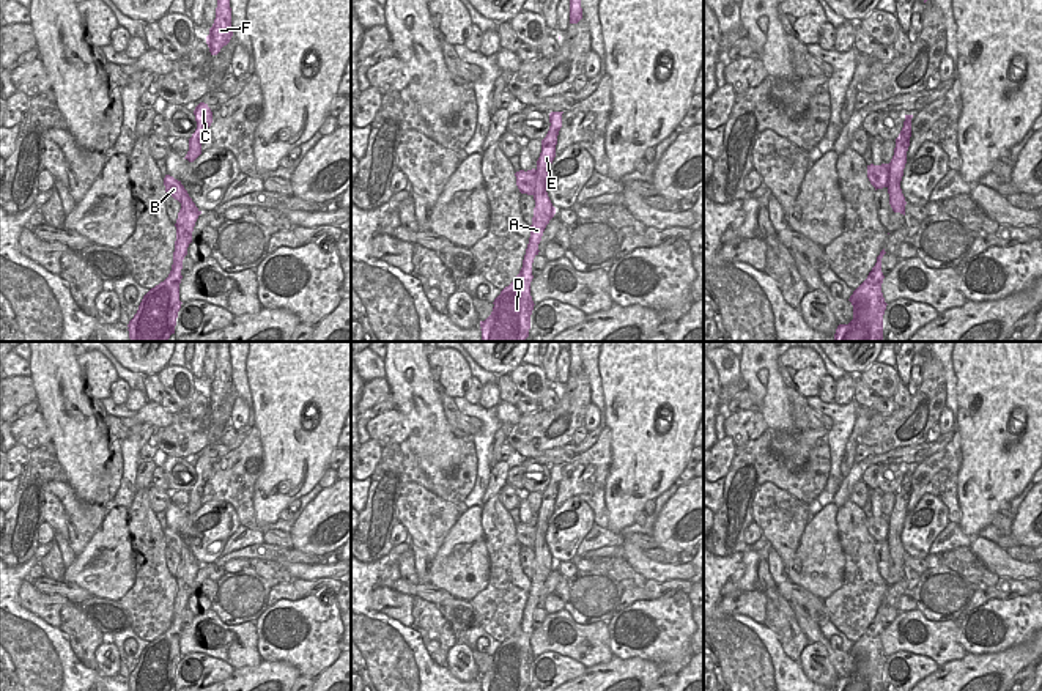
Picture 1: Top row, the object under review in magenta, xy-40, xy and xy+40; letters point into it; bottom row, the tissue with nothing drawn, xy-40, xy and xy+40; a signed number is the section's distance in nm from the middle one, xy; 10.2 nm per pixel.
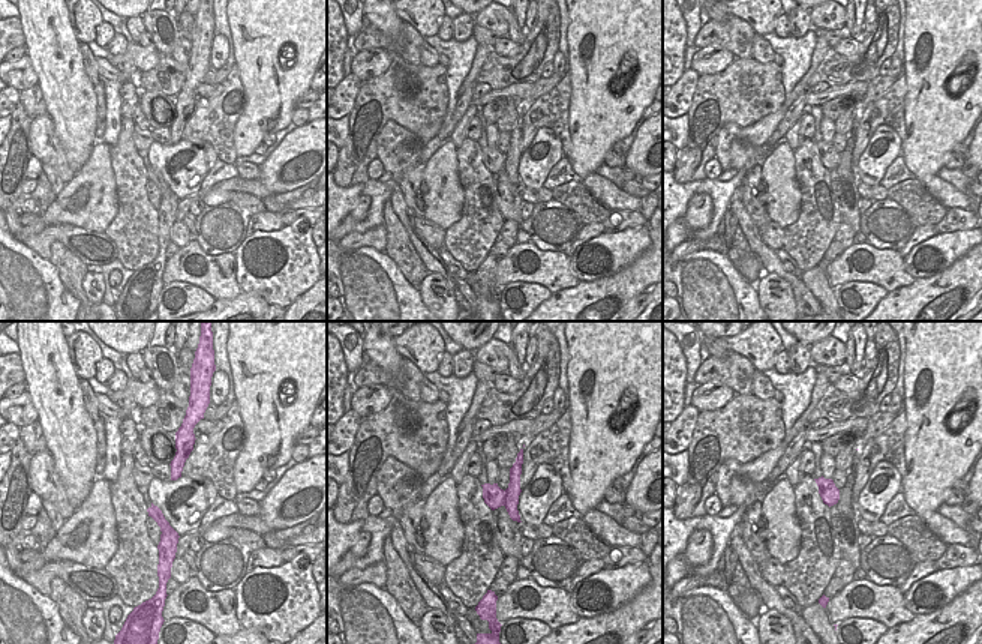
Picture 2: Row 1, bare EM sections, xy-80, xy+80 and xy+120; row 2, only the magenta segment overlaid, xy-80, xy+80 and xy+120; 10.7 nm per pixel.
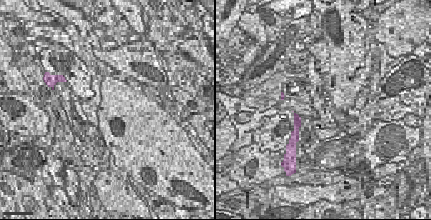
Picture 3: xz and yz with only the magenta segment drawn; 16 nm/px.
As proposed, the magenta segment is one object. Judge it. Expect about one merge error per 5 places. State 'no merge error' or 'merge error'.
merge error

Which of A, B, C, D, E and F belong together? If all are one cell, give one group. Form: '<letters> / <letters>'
A C D E F / B

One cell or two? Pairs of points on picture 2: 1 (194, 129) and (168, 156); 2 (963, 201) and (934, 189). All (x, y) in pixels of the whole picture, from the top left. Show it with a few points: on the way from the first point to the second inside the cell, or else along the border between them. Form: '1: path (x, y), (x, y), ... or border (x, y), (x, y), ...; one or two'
1: border (182, 138), (209, 143), (216, 153); two
2: path (955, 198), (942, 191); one

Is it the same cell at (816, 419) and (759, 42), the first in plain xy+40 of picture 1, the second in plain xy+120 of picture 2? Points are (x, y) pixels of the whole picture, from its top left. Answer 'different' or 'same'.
same

